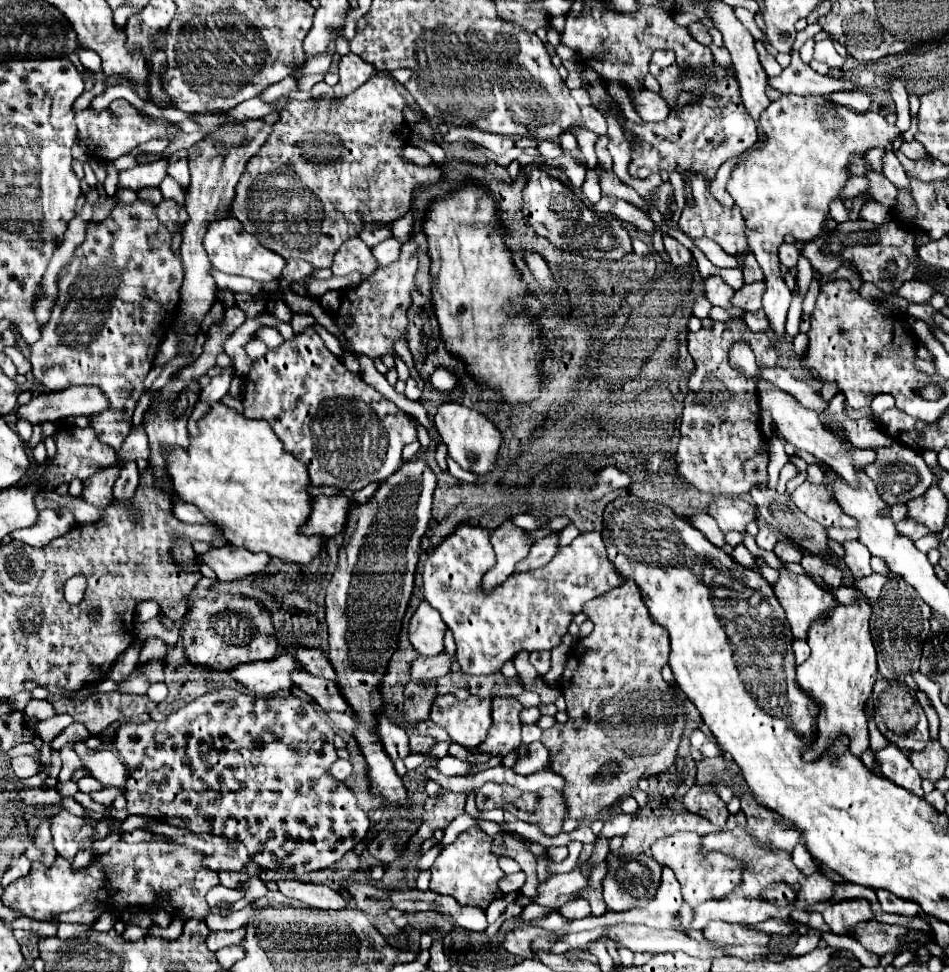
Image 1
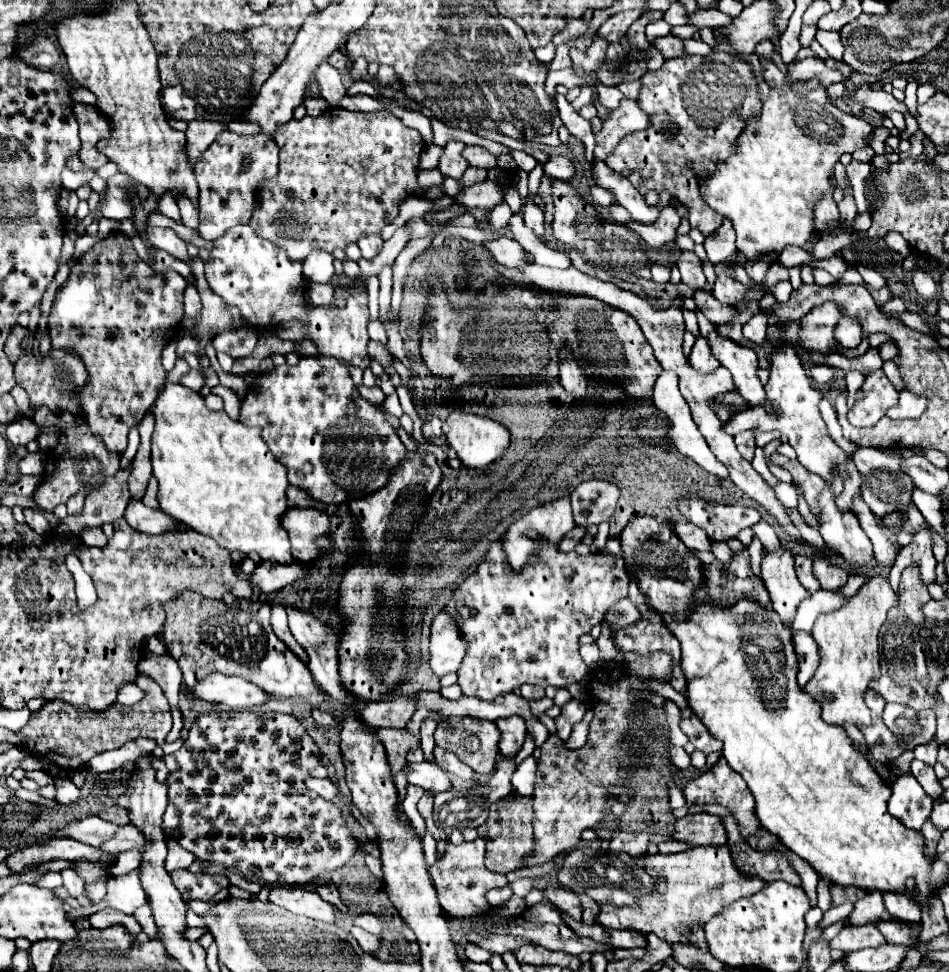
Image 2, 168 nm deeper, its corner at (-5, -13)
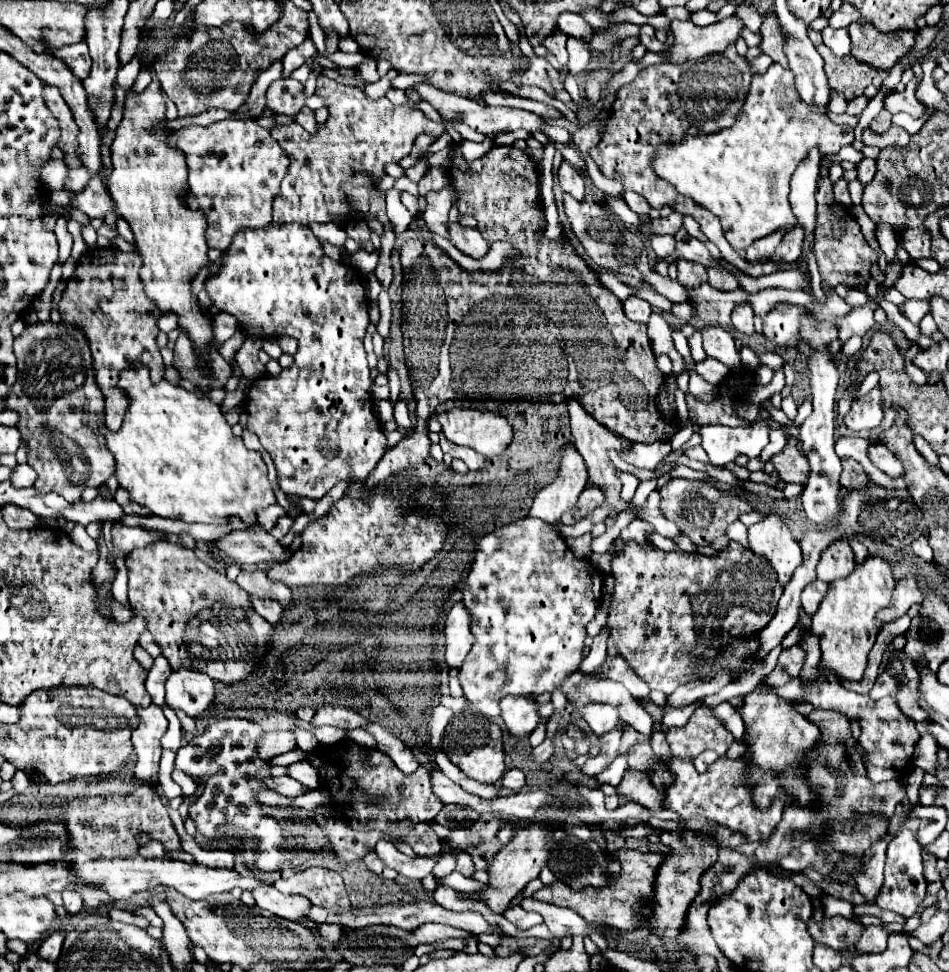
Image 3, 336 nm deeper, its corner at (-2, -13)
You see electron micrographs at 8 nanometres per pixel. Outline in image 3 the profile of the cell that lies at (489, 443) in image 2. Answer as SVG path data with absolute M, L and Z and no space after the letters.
M455 408L437 414L437 420L443 426L447 440L459 446L469 446L487 458L505 452L513 440L513 428L495 412Z

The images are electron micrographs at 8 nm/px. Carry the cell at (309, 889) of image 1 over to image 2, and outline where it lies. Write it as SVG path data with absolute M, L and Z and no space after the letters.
M274 888L270 892L270 902L300 916L336 922L336 906L322 900L316 892L304 888Z

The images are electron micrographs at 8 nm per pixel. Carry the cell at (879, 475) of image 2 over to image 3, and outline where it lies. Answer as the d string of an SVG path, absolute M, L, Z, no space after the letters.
M843 458L841 460L843 464L843 472L839 476L839 486L845 488L845 490L851 490L851 488L861 488L867 484L867 474L863 472L861 464L857 464L853 458Z

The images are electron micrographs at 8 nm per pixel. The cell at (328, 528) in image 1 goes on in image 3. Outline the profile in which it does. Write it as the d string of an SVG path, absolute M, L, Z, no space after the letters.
M251 528L247 532L233 532L215 540L219 554L213 558L223 566L257 564L257 562L287 562L289 548L283 548L267 530Z

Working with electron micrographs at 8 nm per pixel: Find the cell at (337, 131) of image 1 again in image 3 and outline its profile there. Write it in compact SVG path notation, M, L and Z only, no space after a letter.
M327 80L321 92L331 116L315 136L299 124L271 130L273 138L281 142L290 158L289 174L281 183L281 187L287 188L287 196L282 191L273 201L273 222L297 222L303 226L309 222L331 222L331 212L339 216L347 214L349 218L355 214L355 200L357 212L367 212L387 222L385 196L377 190L377 184L385 176L385 162L397 162L409 156L421 132L437 134L437 122L429 120L417 108L395 106L387 98L371 100L361 88L345 86L335 80Z

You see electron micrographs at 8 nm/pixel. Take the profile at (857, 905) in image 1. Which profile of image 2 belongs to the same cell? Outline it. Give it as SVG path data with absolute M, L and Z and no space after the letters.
M868 892L866 898L858 900L854 904L852 914L848 916L848 926L866 926L866 924L876 924L886 916L882 894L880 892Z

